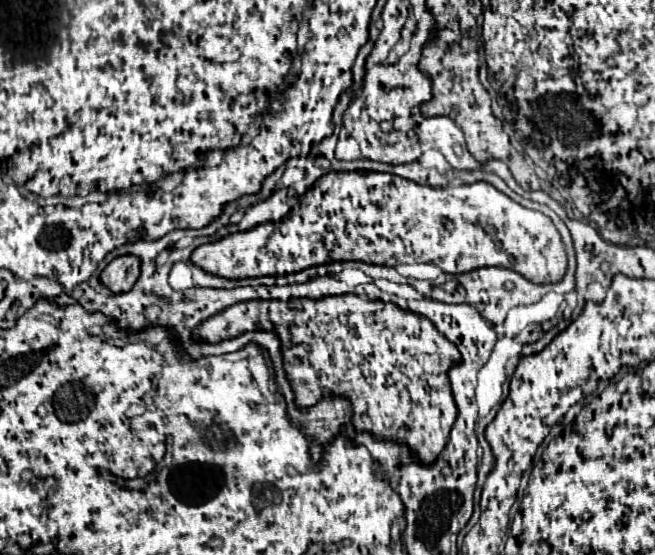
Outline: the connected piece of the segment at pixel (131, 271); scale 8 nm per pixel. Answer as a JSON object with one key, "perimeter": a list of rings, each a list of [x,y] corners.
{"perimeter":[[[122,255],[112,259],[104,267],[100,279],[106,287],[110,287],[110,291],[124,293],[134,287],[138,275],[140,275],[140,259],[134,255]]]}

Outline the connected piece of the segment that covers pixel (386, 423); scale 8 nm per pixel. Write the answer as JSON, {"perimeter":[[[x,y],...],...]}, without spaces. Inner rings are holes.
{"perimeter":[[[334,295],[326,299],[292,299],[294,305],[281,300],[253,300],[248,303],[236,303],[222,313],[202,321],[196,329],[196,337],[208,343],[218,343],[222,339],[236,337],[244,331],[266,329],[280,335],[284,347],[284,369],[290,377],[292,389],[296,393],[296,403],[300,407],[314,405],[322,395],[346,395],[352,401],[352,425],[356,431],[370,431],[376,437],[388,437],[394,441],[406,441],[410,449],[418,453],[422,461],[434,461],[444,445],[448,443],[450,429],[454,425],[454,417],[458,409],[454,405],[448,369],[460,361],[460,353],[454,343],[446,341],[438,329],[426,319],[410,311],[402,311],[394,303],[370,301],[368,297],[358,295]],[[338,333],[348,335],[344,345],[338,345]]]}

